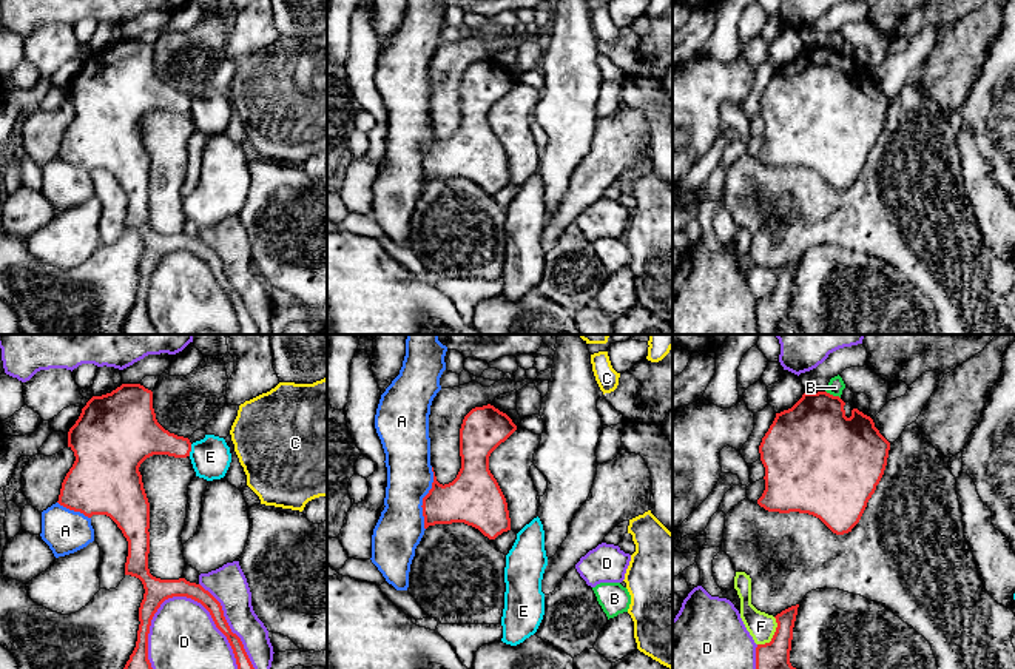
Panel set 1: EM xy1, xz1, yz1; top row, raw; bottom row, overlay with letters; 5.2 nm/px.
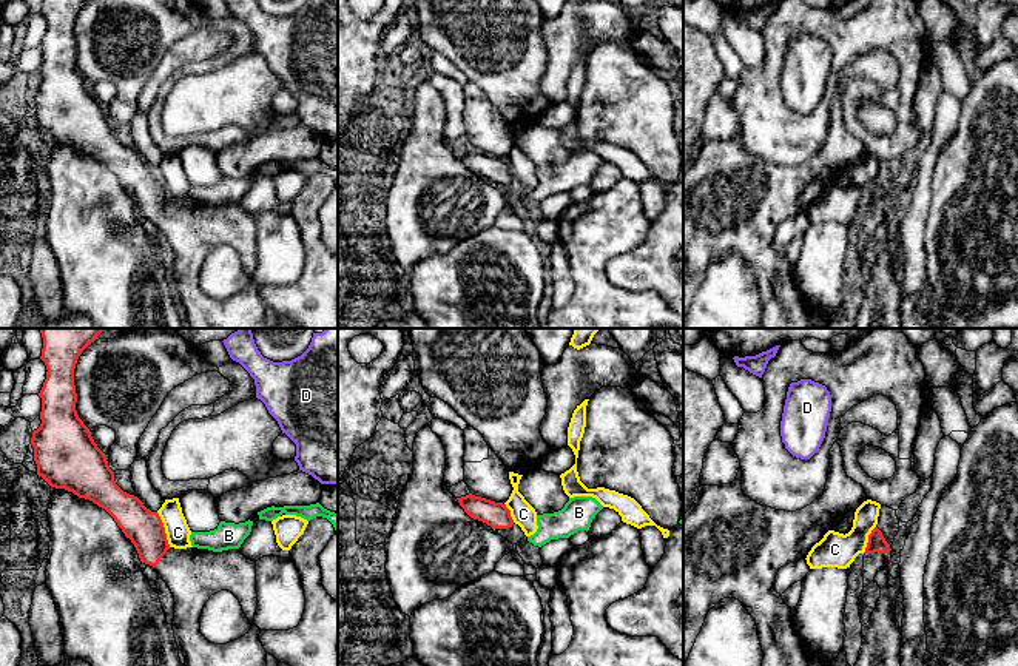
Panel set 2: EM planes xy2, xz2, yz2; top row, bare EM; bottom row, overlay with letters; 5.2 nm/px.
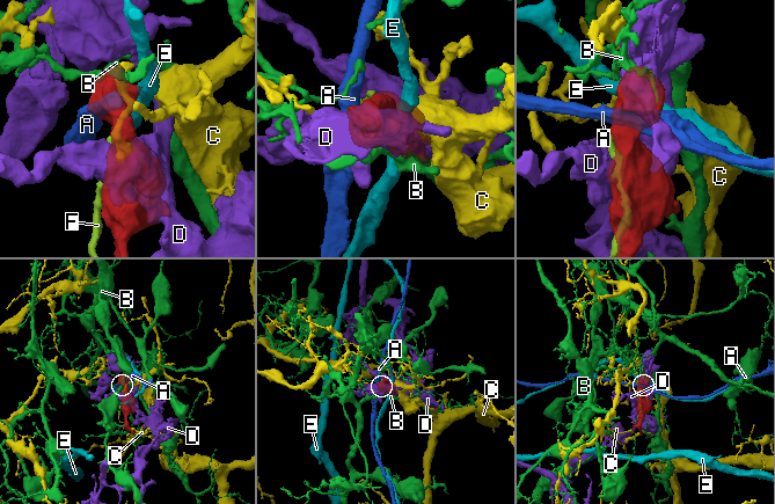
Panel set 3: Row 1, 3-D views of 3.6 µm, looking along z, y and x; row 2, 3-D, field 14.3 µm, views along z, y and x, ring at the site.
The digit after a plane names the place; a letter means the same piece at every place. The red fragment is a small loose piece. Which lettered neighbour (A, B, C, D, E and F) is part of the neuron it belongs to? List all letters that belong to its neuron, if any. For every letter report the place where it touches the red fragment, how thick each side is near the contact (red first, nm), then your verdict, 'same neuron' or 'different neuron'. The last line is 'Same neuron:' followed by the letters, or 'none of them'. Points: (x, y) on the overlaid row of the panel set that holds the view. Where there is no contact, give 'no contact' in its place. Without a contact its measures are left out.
A: xz1 (423, 498) | 260/240 nm | different neuron
B: yz1 (832, 395) | 400/90 nm | different neuron
C: xy2 (164, 529) | 190/130 nm | different neuron
D: xy1 (210, 614) | 100/360 nm | different neuron
E: xy1 (190, 450) | 200/200 nm | different neuron
F: yz1 (773, 635) | 140/140 nm | different neuron
Same neuron: none of them

